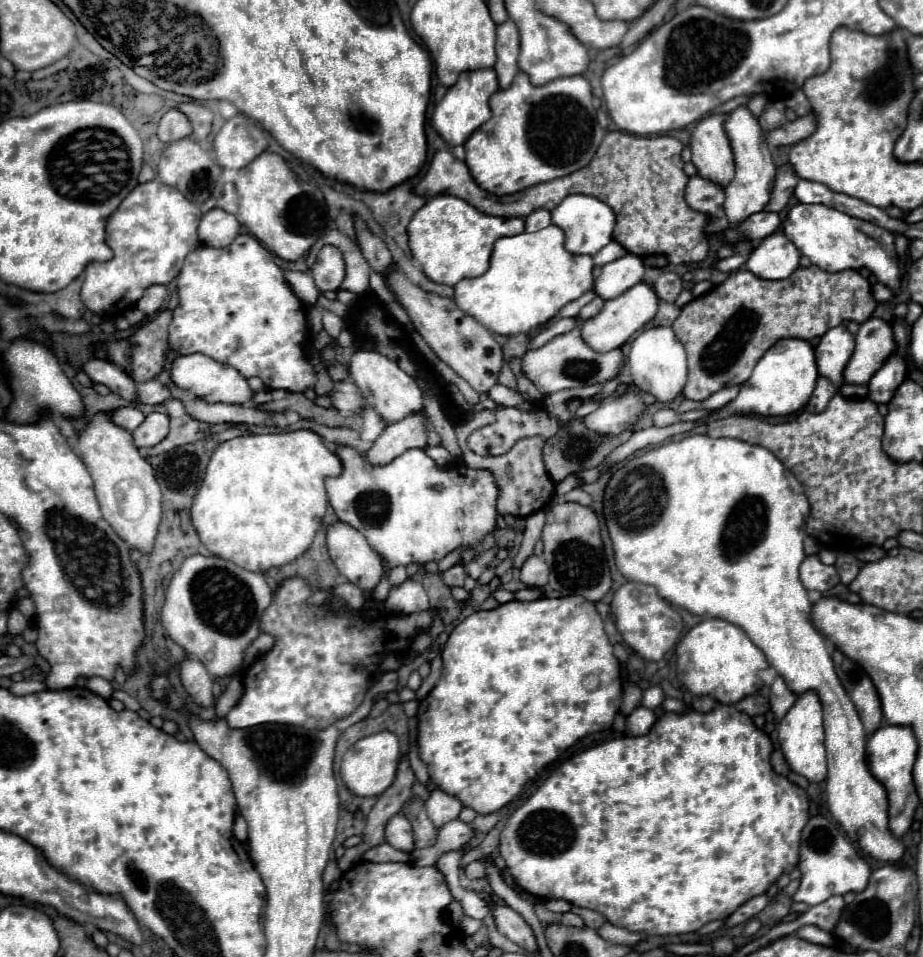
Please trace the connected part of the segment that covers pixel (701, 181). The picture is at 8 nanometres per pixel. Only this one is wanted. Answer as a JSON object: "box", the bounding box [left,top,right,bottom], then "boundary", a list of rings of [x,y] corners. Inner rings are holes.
{"box":[686,176,730,234],"boundary":[[[692,176],[686,186],[686,202],[692,210],[712,216],[712,234],[722,234],[722,230],[730,226],[722,208],[724,188],[716,182],[702,176]]]}

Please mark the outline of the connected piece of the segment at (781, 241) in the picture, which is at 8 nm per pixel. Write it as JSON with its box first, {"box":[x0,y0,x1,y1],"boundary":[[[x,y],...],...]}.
{"box":[746,234,800,280],"boundary":[[[782,234],[766,236],[750,254],[746,268],[766,280],[784,280],[800,266],[798,248]]]}

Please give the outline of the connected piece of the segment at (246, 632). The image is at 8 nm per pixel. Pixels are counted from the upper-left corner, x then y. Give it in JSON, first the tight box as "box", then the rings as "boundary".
{"box":[162,556,272,678],"boundary":[[[190,556],[174,574],[162,608],[162,626],[190,656],[198,658],[216,678],[228,678],[246,668],[246,650],[260,636],[262,614],[272,602],[272,590],[260,572],[242,570],[218,556]]]}

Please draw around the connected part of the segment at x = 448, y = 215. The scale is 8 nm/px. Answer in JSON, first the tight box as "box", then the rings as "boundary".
{"box":[408,194,524,286],"boundary":[[[440,194],[428,200],[410,220],[408,238],[412,256],[422,264],[424,274],[440,284],[454,286],[464,278],[482,276],[490,266],[492,246],[502,236],[514,236],[524,232],[522,218],[498,218],[482,214],[466,200]]]}

